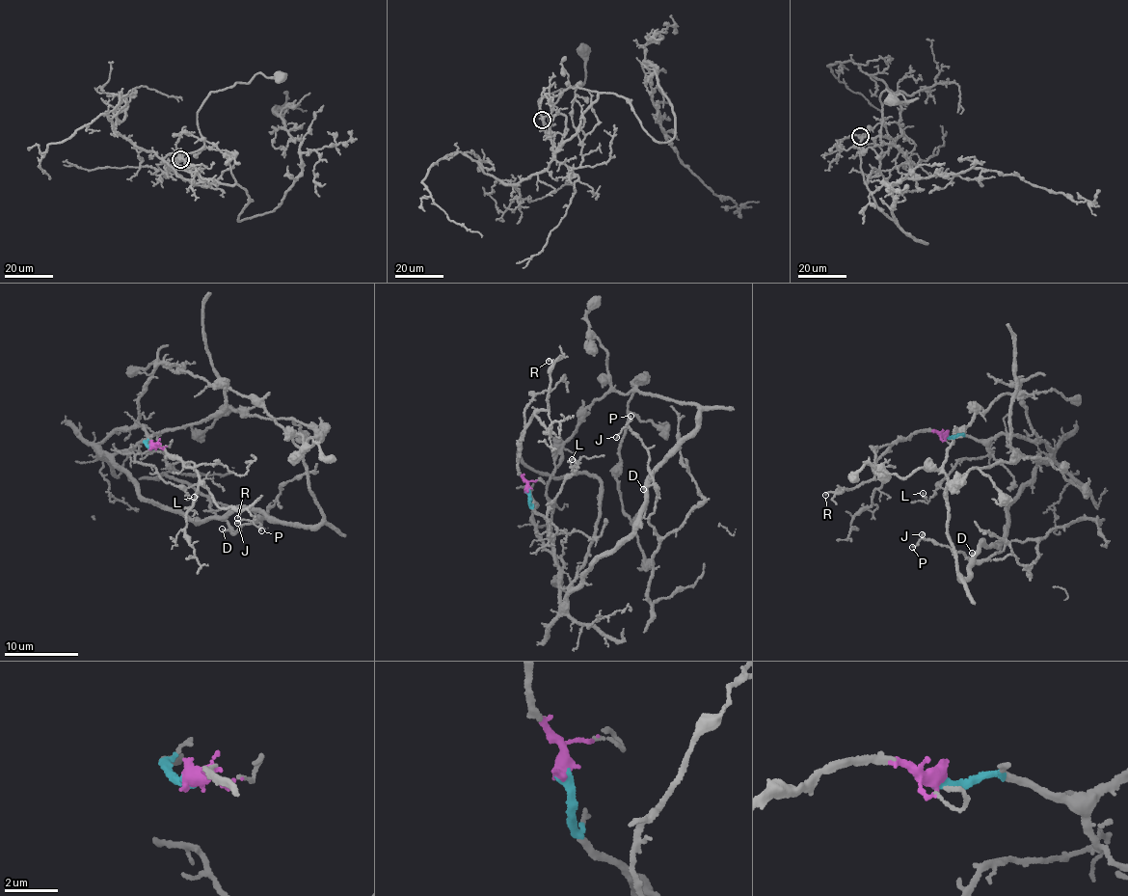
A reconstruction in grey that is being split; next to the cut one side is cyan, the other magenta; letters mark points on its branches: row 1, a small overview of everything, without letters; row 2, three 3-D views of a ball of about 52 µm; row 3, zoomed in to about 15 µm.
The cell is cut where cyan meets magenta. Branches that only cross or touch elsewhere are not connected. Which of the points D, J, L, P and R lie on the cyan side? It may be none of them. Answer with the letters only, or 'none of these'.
D, J, L, P

